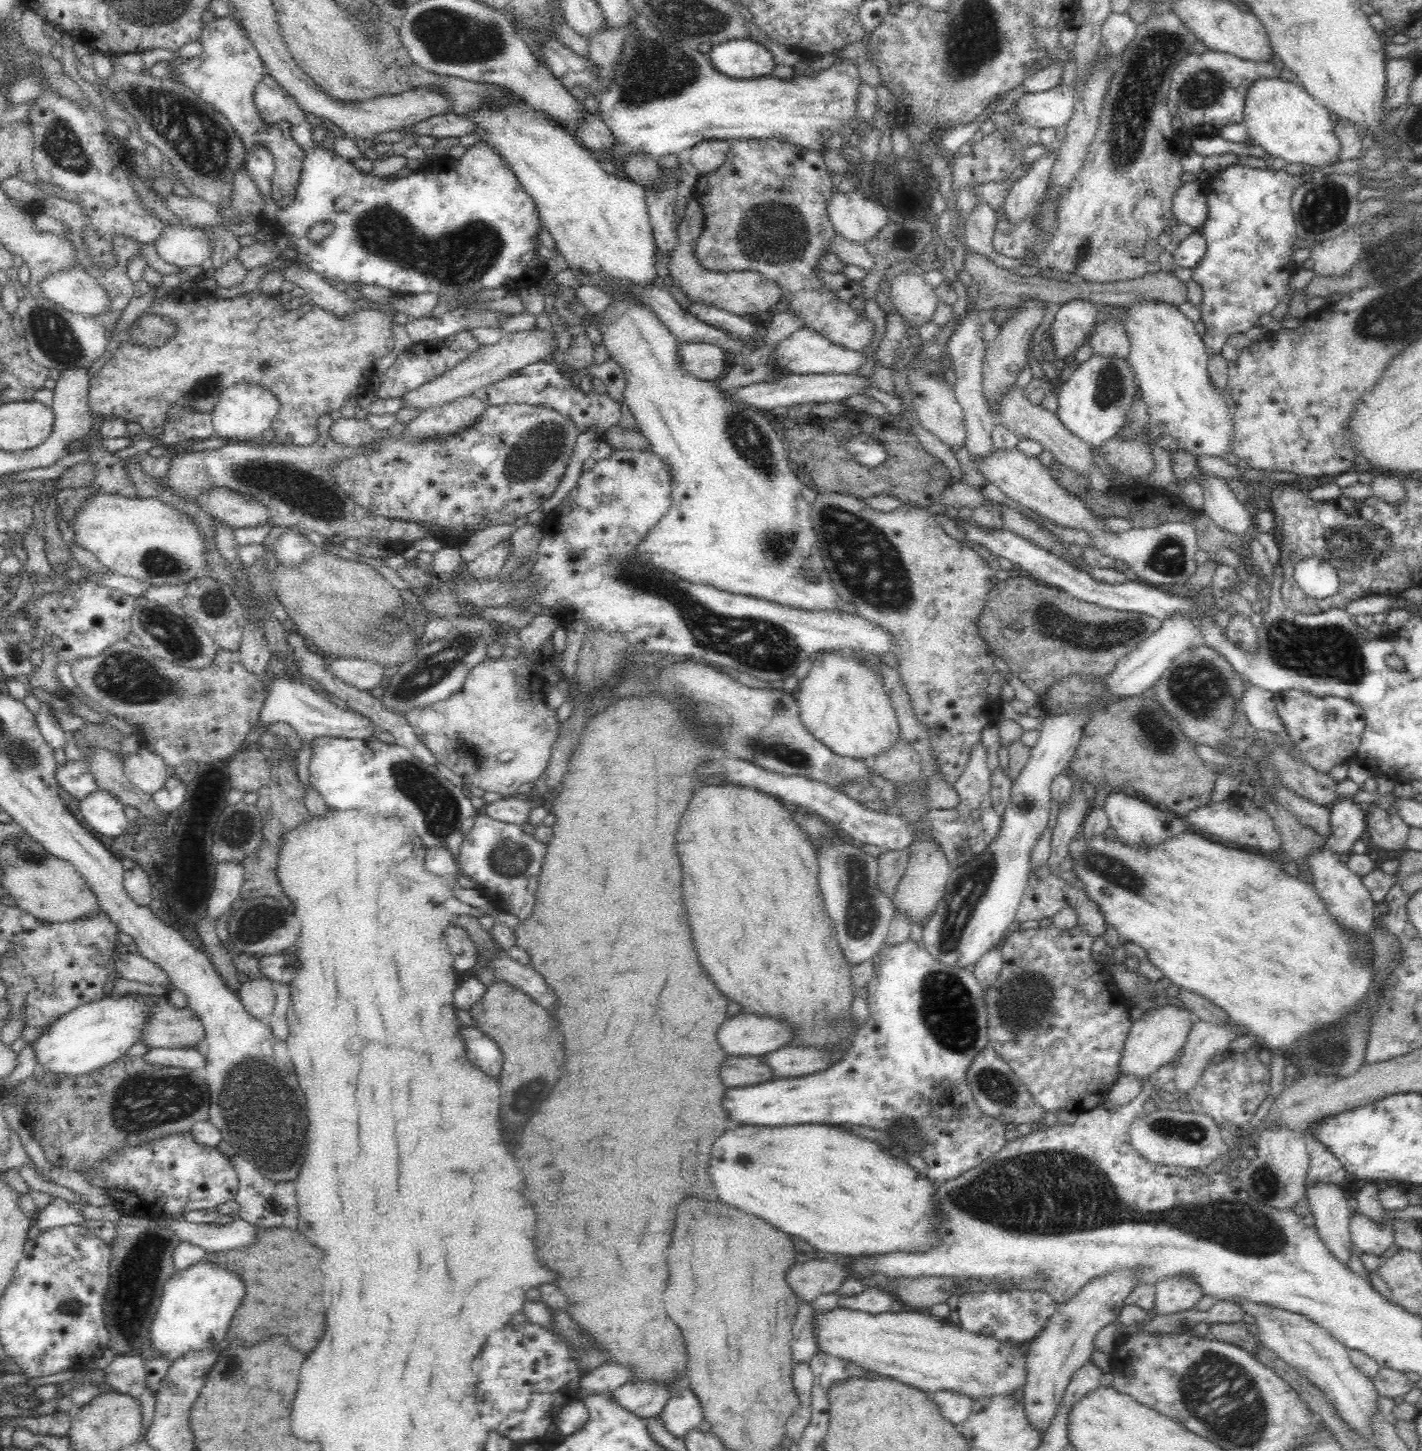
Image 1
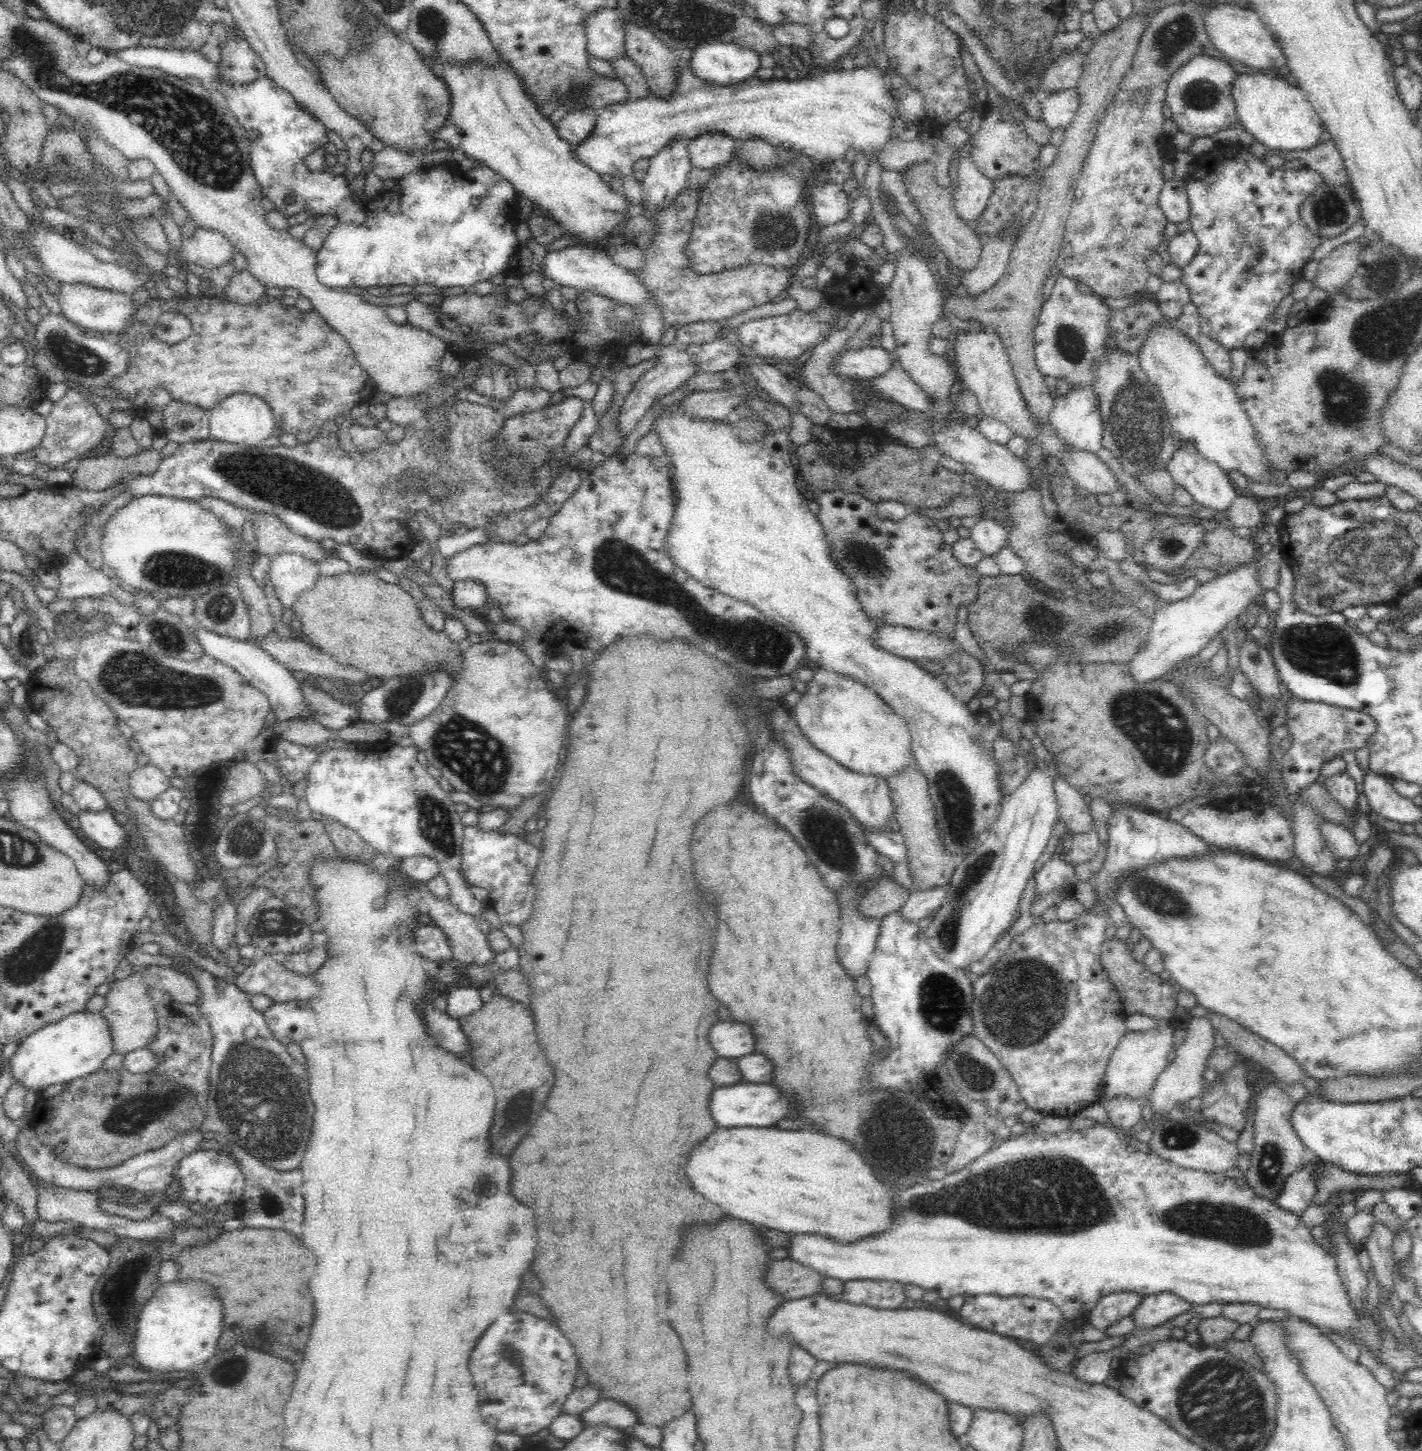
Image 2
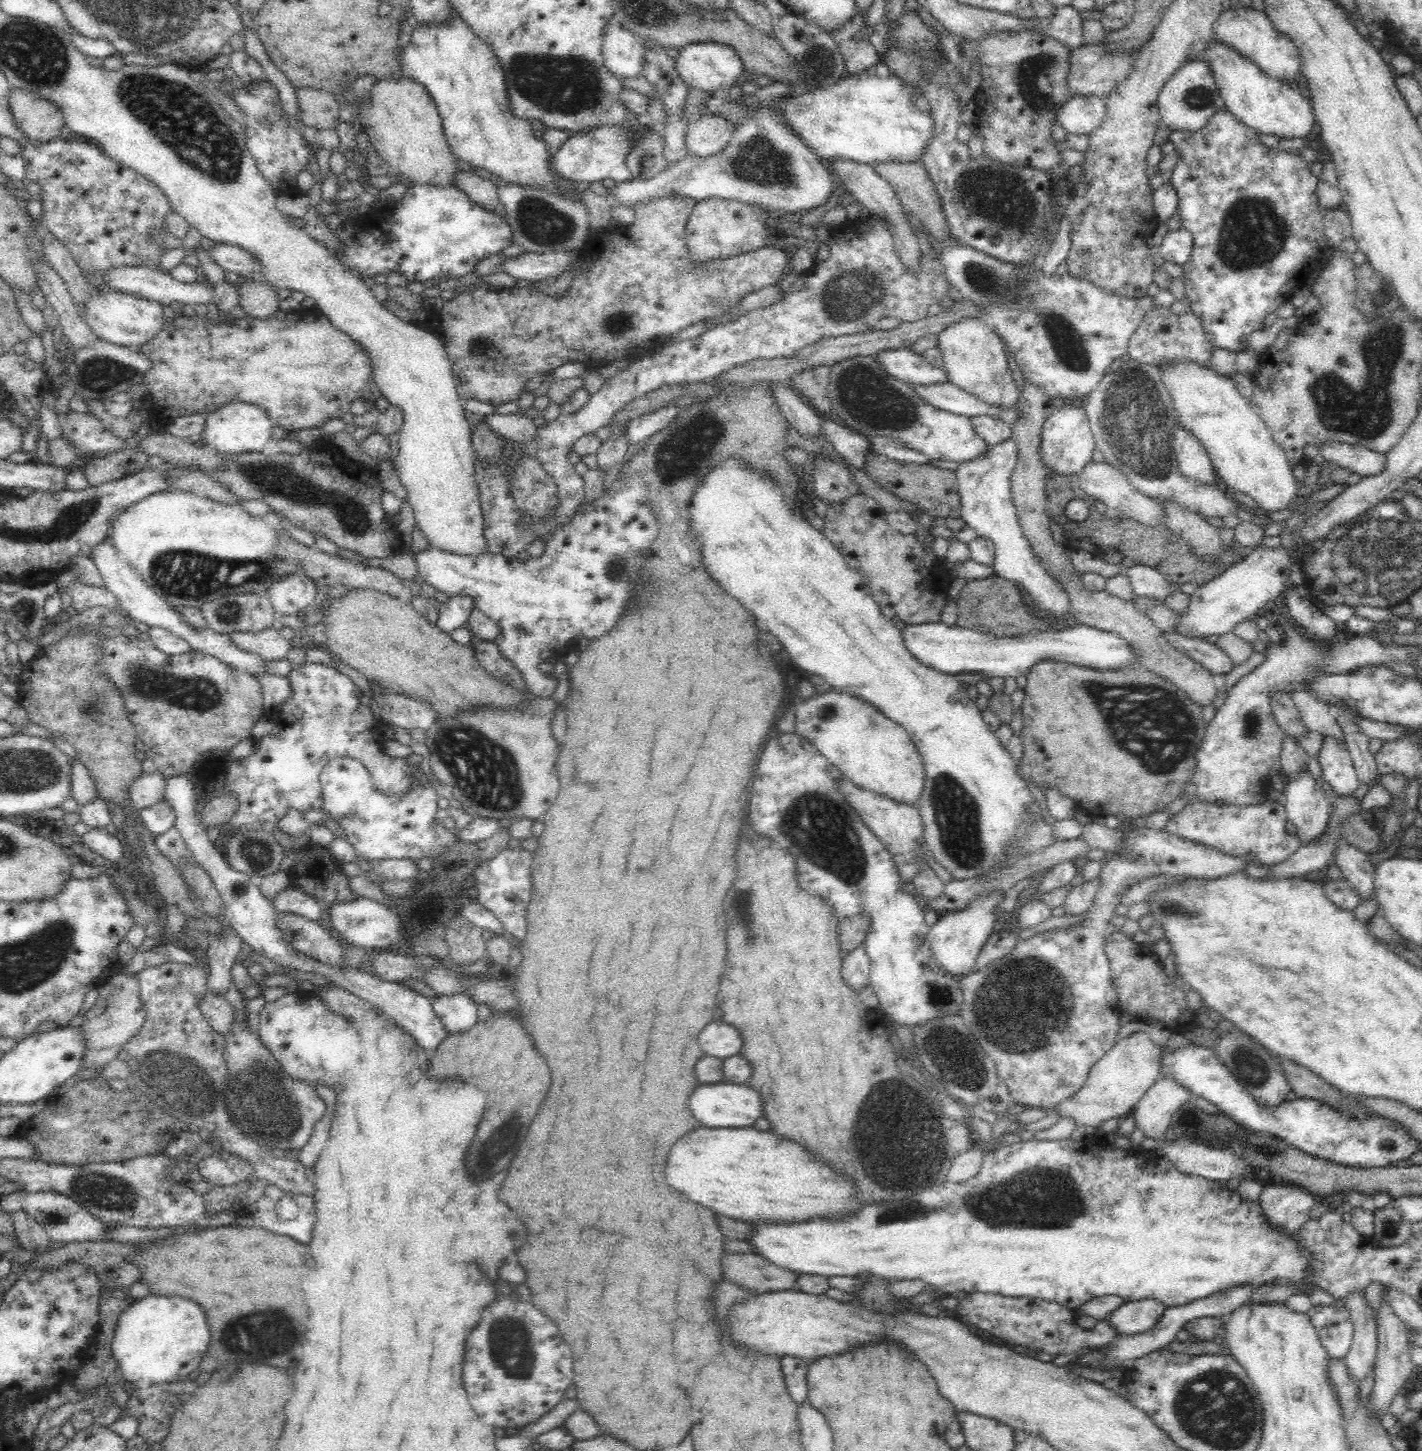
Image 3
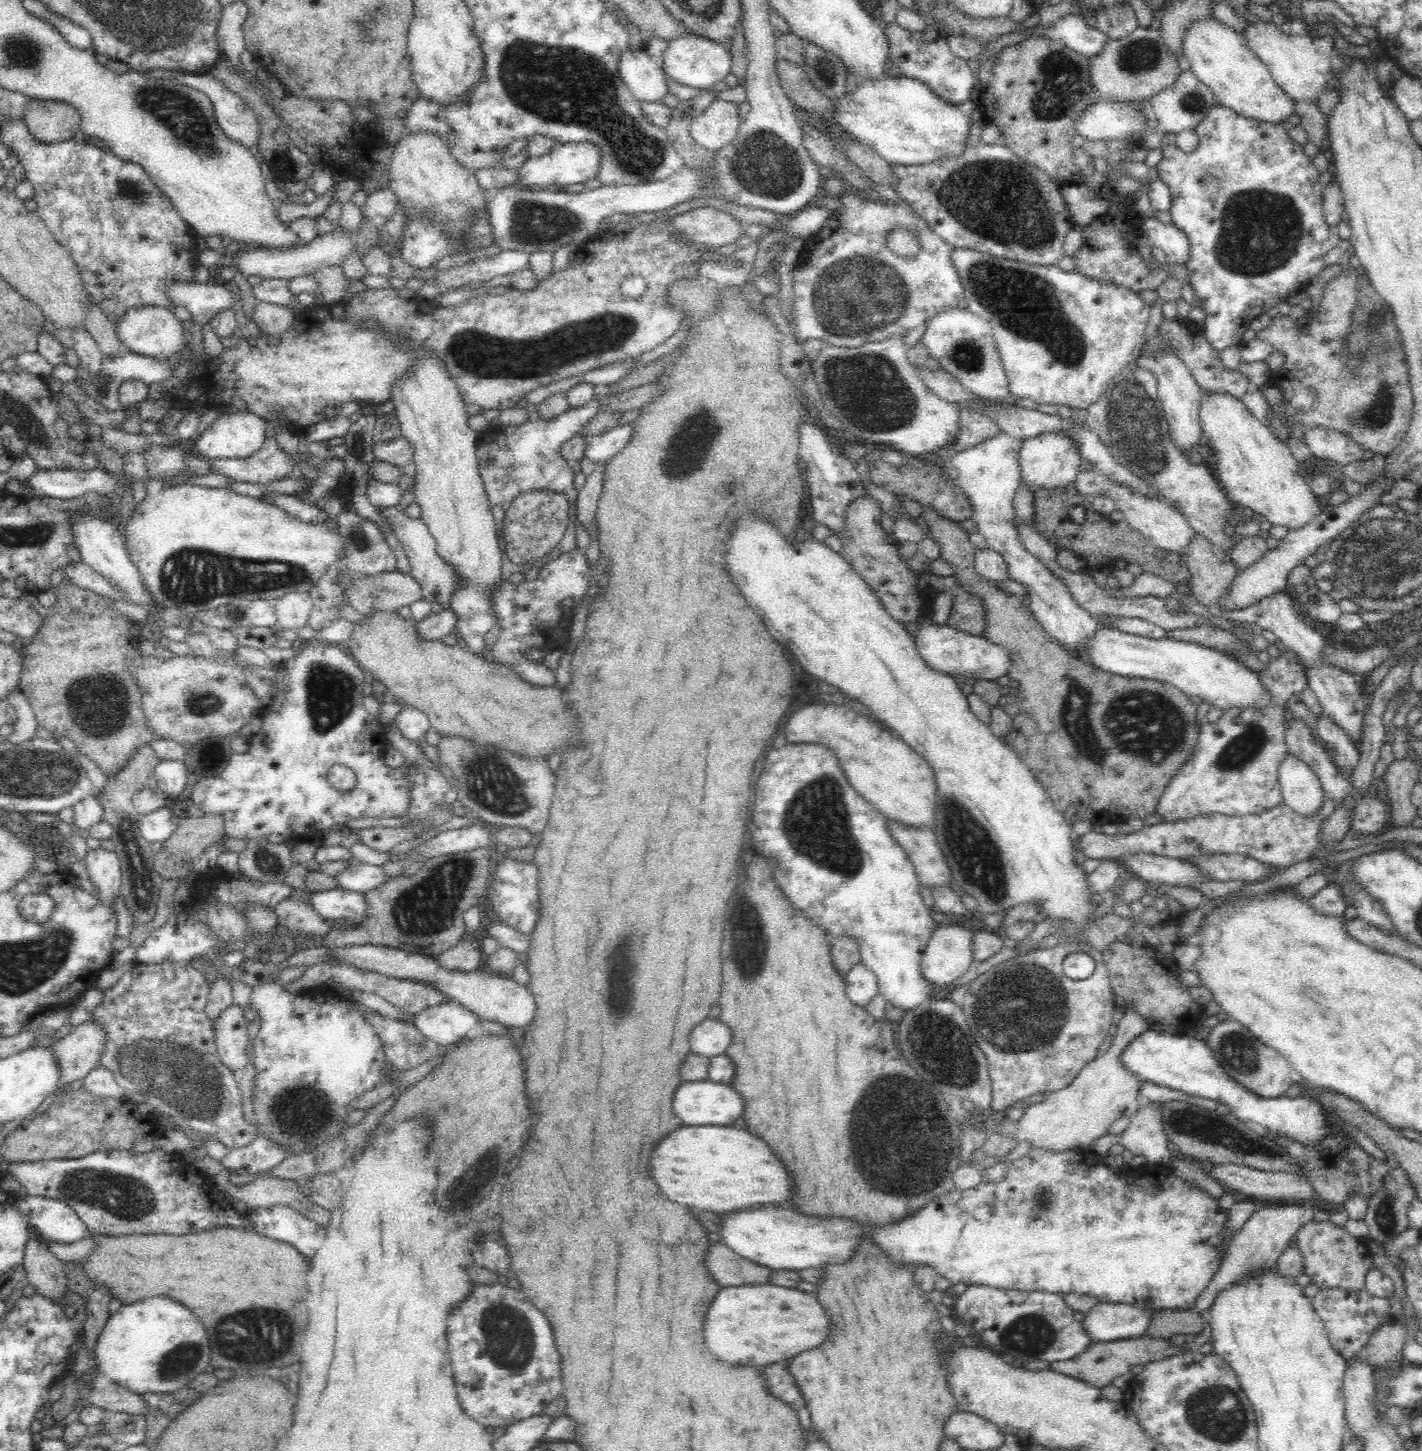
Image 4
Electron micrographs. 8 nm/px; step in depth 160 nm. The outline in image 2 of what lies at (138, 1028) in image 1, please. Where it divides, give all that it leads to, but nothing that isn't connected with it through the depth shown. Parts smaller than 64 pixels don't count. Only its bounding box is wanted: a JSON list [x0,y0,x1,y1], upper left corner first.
[6,1011,112,1092]

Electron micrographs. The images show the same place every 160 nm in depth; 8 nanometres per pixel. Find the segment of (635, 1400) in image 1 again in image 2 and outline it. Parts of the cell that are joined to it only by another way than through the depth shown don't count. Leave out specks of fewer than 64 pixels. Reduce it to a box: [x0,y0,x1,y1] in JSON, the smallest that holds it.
[578,1399,638,1431]

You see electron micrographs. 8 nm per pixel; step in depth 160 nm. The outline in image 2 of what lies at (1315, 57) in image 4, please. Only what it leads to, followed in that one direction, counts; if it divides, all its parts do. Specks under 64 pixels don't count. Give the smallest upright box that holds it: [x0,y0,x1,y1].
[1204,2,1286,70]

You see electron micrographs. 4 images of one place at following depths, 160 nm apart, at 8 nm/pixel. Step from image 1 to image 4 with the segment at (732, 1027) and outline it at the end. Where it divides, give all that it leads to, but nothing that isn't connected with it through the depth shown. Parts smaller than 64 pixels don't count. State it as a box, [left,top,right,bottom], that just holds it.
[690,1018,732,1057]

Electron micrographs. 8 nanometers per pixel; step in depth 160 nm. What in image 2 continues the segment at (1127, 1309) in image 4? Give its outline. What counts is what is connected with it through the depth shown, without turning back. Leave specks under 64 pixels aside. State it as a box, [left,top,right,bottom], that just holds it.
[1129,1292,1192,1328]

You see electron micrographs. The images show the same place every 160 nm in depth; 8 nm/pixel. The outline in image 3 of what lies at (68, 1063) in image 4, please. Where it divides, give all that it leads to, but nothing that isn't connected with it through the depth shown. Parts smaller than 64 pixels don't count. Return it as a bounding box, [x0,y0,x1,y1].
[80,972,144,1070]

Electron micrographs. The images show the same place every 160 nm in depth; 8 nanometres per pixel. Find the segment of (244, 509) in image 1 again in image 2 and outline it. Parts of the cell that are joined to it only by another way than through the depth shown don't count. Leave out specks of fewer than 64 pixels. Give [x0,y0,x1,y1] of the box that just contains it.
[247,511,331,566]

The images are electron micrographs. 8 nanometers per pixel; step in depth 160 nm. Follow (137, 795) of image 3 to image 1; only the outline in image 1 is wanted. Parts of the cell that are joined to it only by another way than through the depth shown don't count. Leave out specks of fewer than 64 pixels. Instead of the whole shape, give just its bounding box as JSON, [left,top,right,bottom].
[123,746,172,795]

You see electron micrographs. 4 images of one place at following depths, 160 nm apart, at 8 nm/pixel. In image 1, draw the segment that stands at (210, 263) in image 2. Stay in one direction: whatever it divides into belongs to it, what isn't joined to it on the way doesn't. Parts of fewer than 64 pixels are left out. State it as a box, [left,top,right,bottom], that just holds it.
[154,226,214,269]

